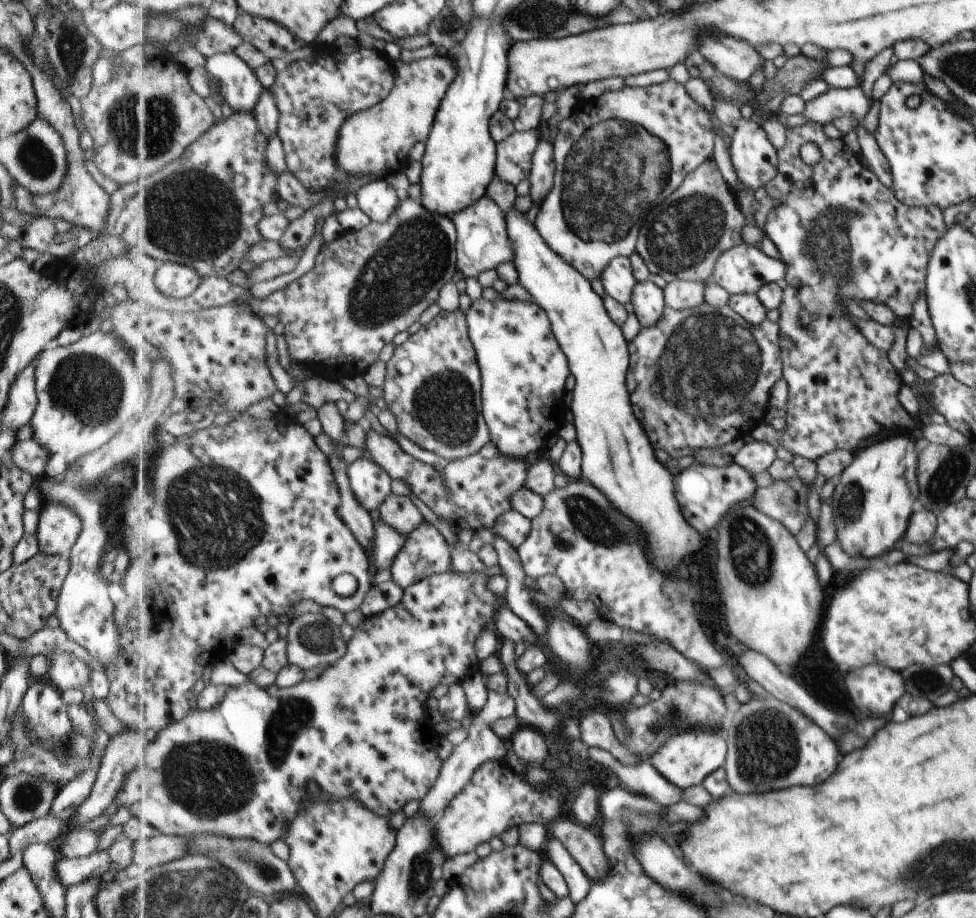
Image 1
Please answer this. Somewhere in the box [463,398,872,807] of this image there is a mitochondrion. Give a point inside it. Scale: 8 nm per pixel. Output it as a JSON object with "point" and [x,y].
{"point":[767,748]}

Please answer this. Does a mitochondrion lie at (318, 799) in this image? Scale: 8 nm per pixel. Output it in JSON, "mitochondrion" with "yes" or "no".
{"mitochondrion":"no"}

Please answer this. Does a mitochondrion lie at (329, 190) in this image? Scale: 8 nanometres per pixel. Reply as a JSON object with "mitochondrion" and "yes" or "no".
{"mitochondrion":"no"}

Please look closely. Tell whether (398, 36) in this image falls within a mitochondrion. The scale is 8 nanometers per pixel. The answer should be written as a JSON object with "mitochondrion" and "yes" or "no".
{"mitochondrion":"no"}

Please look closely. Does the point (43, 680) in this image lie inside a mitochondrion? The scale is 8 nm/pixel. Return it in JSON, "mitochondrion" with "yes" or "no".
{"mitochondrion":"no"}

